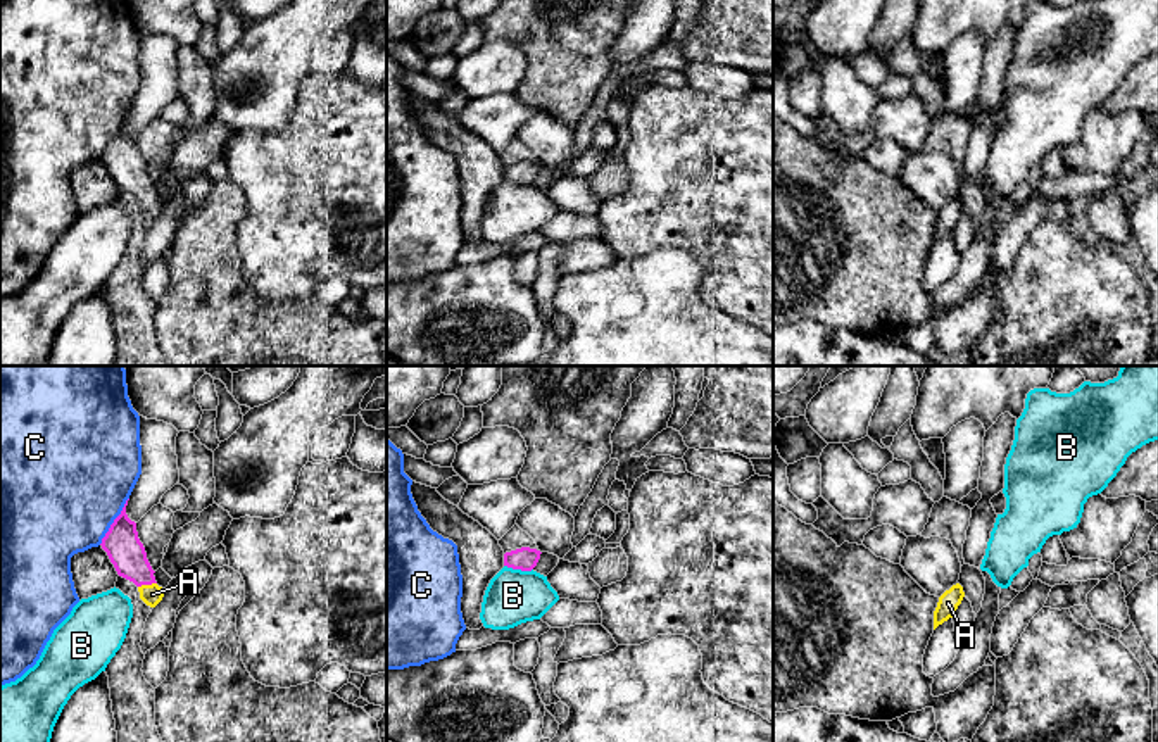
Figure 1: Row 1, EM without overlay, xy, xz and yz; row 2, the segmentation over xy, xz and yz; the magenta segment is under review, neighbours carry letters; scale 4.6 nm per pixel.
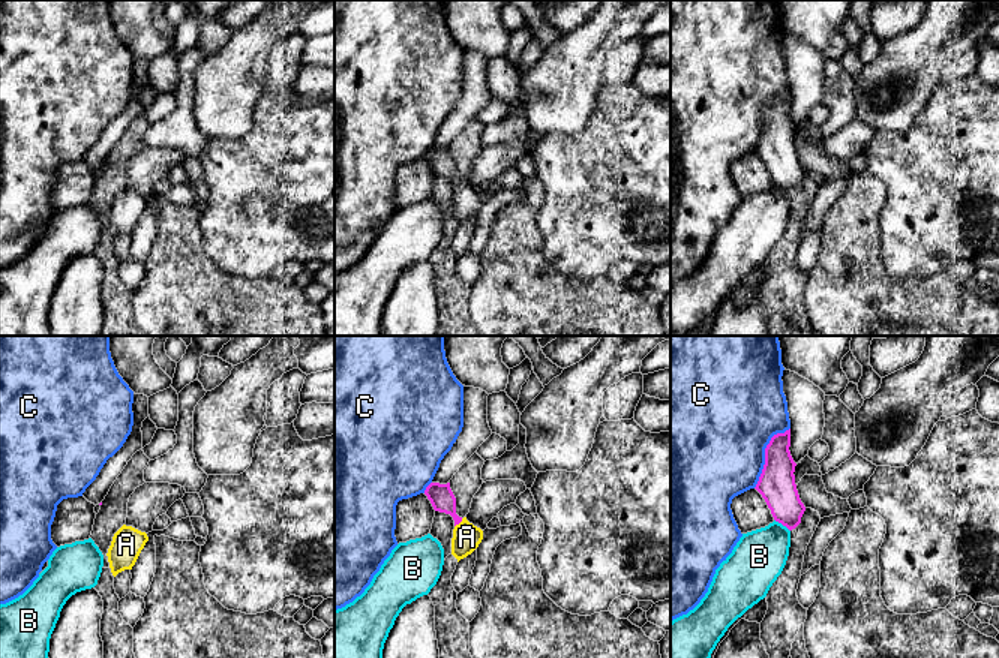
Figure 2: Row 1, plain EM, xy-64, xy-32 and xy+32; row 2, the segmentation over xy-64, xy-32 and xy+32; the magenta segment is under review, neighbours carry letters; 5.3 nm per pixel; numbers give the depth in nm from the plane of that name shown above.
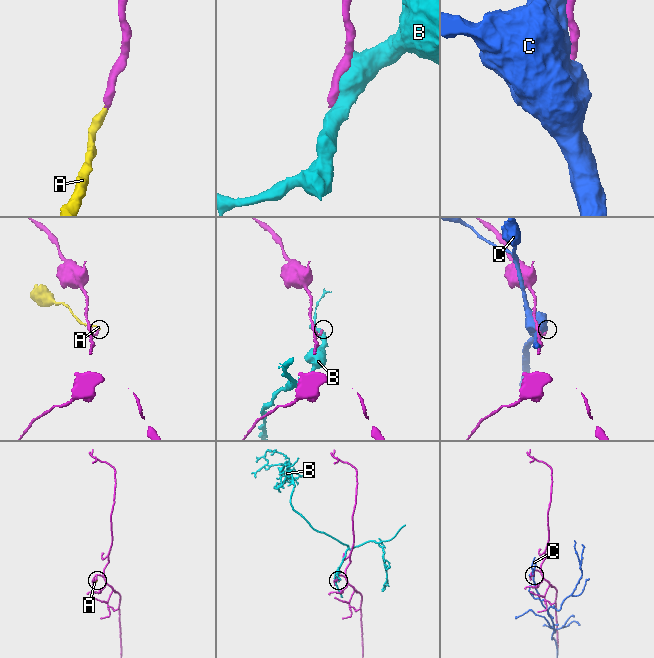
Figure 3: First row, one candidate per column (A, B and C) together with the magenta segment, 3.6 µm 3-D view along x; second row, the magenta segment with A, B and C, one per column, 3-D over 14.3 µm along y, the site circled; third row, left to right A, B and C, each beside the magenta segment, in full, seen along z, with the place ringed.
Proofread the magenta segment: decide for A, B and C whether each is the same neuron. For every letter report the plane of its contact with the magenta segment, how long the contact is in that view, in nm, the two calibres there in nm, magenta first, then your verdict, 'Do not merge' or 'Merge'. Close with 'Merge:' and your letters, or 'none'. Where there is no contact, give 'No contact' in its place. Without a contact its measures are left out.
A: Touches magenta in xy. Shared border 90 nm. Thickness 170 nm (magenta) against 100 nm. Merge
B: Touches magenta in xz. Shared border 140 nm. Thickness 110 nm (magenta) against 260 nm. Do not merge
C: Touches magenta in xy. Shared border 260 nm. Thickness 170 nm (magenta) against 480 nm. Do not merge
Merge: A

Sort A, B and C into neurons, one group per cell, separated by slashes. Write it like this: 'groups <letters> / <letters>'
groups A / B / C

